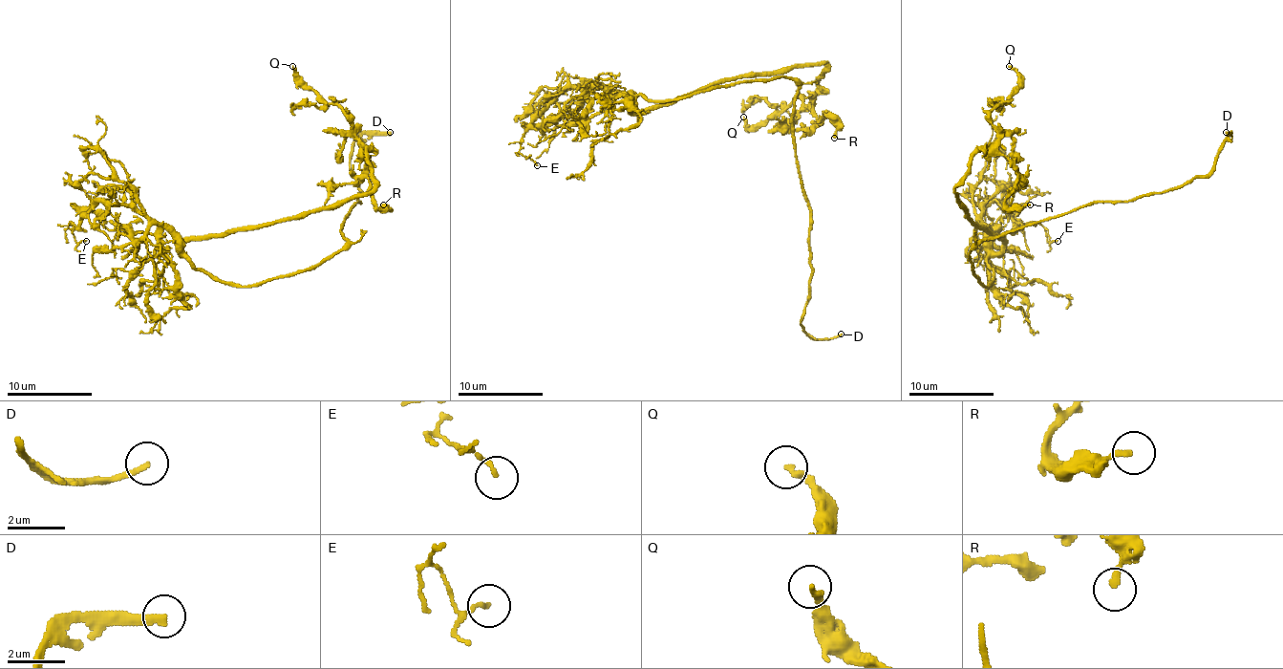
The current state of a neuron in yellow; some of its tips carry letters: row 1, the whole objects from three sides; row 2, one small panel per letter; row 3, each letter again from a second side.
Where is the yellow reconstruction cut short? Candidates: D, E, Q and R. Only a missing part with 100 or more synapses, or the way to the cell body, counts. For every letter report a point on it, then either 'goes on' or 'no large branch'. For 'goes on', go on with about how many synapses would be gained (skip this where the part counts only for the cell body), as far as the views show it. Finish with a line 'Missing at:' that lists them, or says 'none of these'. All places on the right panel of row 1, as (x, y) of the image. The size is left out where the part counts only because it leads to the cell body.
D: at (1226, 132); goes on
E: at (1058, 241); no large branch
Q: at (1009, 66); no large branch
R: at (1030, 205); no large branch
Missing at: D

